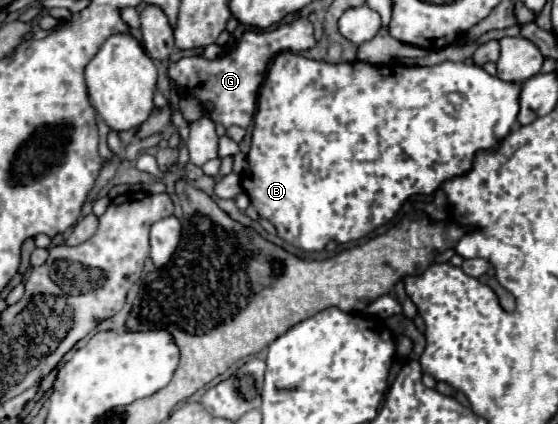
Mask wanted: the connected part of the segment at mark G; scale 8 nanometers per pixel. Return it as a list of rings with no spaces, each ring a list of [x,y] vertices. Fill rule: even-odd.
[[[299,18],[291,24],[279,24],[267,30],[247,30],[239,40],[237,48],[215,58],[207,60],[201,54],[185,56],[177,62],[169,62],[167,78],[173,80],[183,94],[189,94],[201,102],[207,116],[213,122],[229,126],[247,128],[253,122],[257,110],[257,92],[265,80],[267,66],[281,52],[305,52],[315,46],[313,24],[307,18]]]

